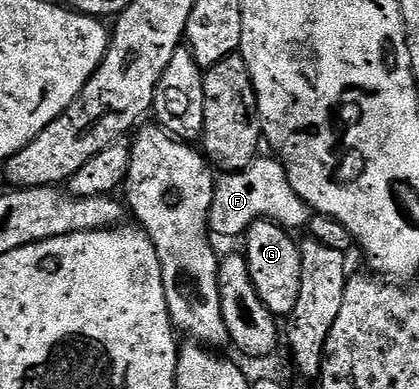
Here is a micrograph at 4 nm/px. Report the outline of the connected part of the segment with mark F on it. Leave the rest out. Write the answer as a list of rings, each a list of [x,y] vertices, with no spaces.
[[[261,154],[247,168],[222,173],[214,181],[208,224],[214,237],[238,239],[256,221],[276,222],[286,230],[295,232],[297,228],[304,229],[312,215],[312,210],[292,188],[290,177],[280,159]]]

